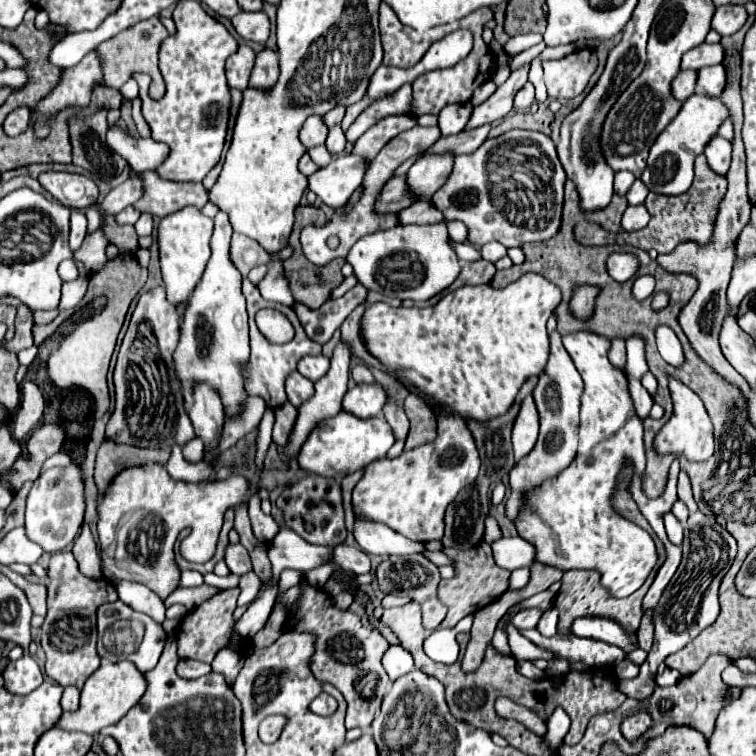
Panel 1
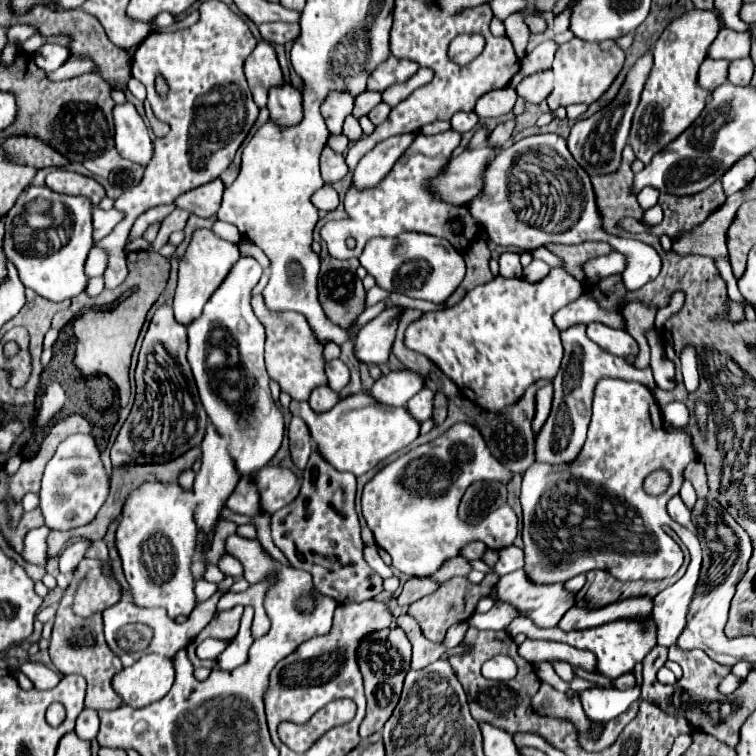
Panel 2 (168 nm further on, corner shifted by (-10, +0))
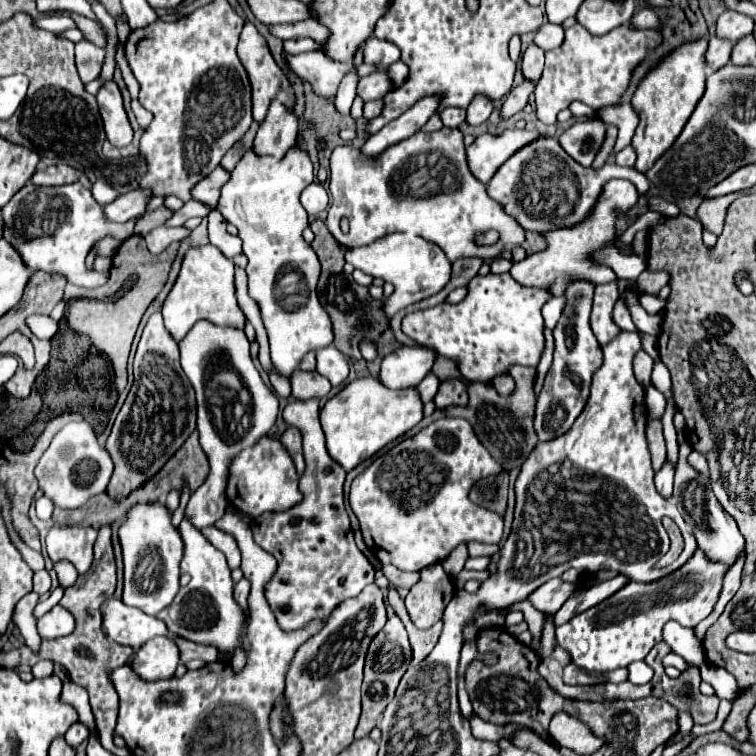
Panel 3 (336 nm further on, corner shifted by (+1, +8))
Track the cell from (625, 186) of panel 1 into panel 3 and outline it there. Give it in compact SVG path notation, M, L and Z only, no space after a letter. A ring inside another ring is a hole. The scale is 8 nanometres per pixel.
M627 146L627 148L623 148L621 152L617 152L617 154L615 154L615 162L617 162L619 166L635 166L635 152L633 152L633 148Z

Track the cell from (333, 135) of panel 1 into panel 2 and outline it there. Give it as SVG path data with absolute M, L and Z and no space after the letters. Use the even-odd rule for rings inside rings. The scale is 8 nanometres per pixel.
M350 114L350 116L346 118L346 122L344 122L344 130L342 130L342 132L350 138L350 142L356 142L356 140L362 136L362 128L360 128L356 116Z

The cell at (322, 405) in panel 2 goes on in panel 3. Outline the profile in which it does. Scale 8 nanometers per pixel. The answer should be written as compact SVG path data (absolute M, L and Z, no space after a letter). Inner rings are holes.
M319 398L291 400L283 418L303 436L305 472L299 480L303 500L283 512L263 512L251 522L255 542L277 558L277 572L265 586L265 596L283 630L297 630L313 618L327 620L329 612L373 584L375 568L355 546L343 502L345 470L327 454L319 424Z

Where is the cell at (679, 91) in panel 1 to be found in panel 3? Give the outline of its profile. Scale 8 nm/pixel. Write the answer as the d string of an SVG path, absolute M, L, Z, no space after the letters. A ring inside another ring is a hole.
M717 36L709 38L709 48L705 52L705 64L709 70L719 70L725 64L729 64L729 52L733 50L733 44L729 40L721 40Z

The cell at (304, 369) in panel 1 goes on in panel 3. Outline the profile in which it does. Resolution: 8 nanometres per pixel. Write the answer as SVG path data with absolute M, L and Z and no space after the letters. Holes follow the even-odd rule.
M335 346L317 350L317 372L325 376L333 386L339 386L349 374L349 358Z

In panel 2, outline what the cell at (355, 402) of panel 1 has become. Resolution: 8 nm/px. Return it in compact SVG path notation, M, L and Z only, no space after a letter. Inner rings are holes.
M392 370L374 382L370 394L386 406L406 406L406 402L424 388L424 378L412 370Z

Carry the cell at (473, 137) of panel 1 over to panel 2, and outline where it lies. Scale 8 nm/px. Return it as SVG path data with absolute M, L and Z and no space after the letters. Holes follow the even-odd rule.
M506 120L506 122L500 122L496 128L494 128L494 132L490 134L490 138L488 138L488 144L490 146L502 146L502 144L506 144L508 140L510 140L510 136L512 136L512 132L514 132L514 126L516 126L516 122L514 120Z

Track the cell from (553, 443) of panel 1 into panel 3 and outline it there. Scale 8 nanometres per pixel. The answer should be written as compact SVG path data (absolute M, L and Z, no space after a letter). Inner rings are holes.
M577 282L577 284L569 284L569 288L565 292L567 306L565 306L557 326L553 328L553 336L555 336L553 366L547 372L547 378L545 378L545 384L543 384L543 390L539 394L537 408L535 408L533 428L541 442L563 436L573 426L575 418L581 414L581 410L587 402L591 376L603 362L601 346L589 328L593 288L595 286L589 282Z

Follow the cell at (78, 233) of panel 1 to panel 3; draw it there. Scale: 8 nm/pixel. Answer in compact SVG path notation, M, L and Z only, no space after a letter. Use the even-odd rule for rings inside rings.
M141 188L131 190L131 192L115 198L111 204L105 204L103 216L111 222L127 222L129 218L141 216L145 212L145 206L149 200L151 200L149 192L145 192Z

